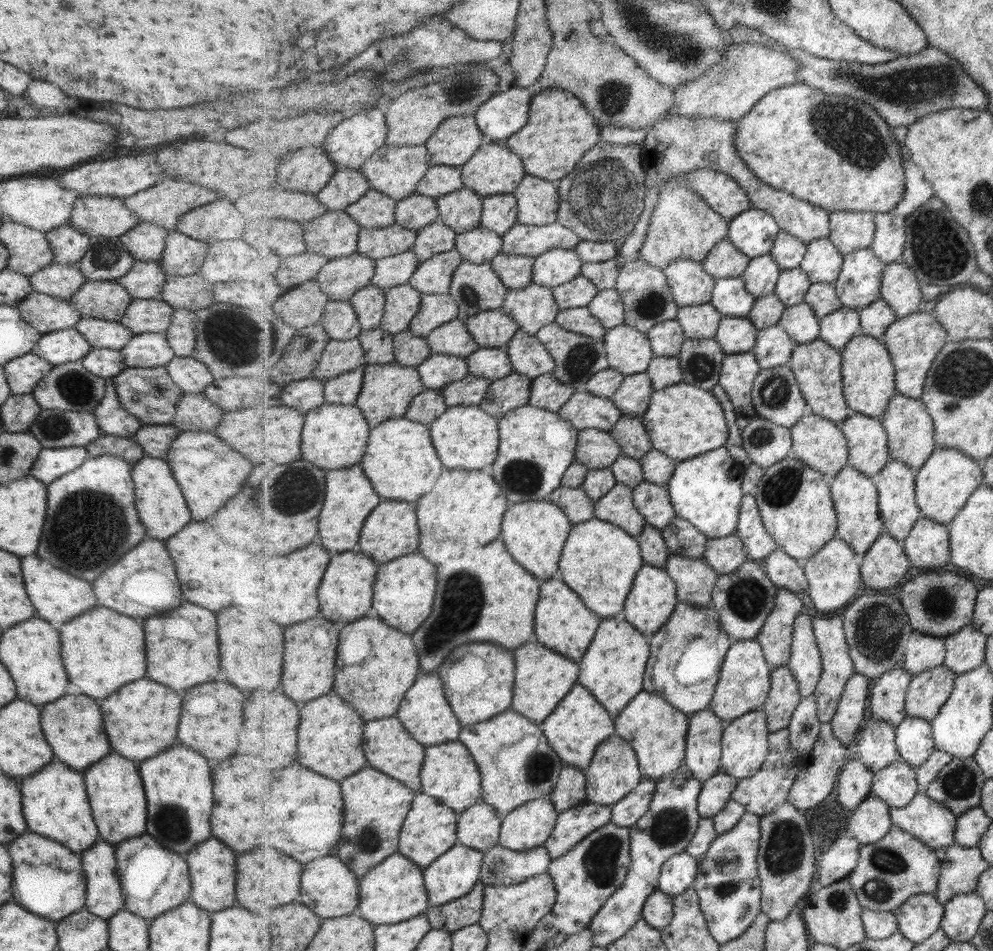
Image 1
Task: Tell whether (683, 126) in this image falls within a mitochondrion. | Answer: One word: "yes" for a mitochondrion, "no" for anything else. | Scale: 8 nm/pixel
no

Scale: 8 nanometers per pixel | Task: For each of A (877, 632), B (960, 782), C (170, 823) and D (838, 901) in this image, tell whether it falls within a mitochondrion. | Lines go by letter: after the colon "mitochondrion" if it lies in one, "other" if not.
A: mitochondrion
B: mitochondrion
C: mitochondrion
D: mitochondrion

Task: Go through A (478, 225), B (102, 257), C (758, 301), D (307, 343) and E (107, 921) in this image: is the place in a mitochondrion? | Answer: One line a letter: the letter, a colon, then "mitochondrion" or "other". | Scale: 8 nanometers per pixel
A: other
B: mitochondrion
C: other
D: mitochondrion
E: other

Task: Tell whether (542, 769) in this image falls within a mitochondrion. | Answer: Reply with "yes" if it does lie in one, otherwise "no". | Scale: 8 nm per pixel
yes

